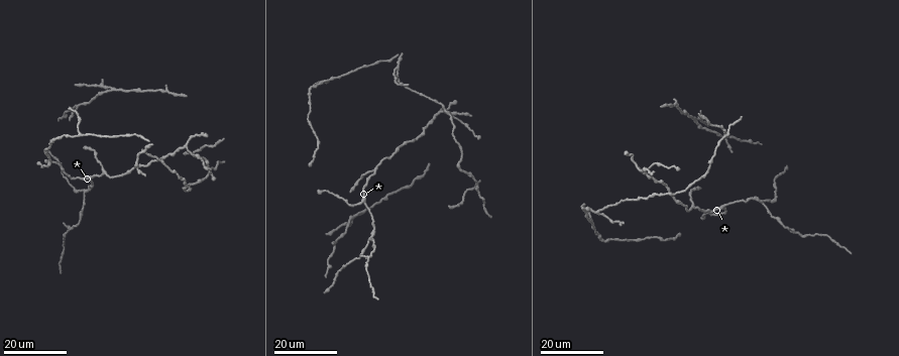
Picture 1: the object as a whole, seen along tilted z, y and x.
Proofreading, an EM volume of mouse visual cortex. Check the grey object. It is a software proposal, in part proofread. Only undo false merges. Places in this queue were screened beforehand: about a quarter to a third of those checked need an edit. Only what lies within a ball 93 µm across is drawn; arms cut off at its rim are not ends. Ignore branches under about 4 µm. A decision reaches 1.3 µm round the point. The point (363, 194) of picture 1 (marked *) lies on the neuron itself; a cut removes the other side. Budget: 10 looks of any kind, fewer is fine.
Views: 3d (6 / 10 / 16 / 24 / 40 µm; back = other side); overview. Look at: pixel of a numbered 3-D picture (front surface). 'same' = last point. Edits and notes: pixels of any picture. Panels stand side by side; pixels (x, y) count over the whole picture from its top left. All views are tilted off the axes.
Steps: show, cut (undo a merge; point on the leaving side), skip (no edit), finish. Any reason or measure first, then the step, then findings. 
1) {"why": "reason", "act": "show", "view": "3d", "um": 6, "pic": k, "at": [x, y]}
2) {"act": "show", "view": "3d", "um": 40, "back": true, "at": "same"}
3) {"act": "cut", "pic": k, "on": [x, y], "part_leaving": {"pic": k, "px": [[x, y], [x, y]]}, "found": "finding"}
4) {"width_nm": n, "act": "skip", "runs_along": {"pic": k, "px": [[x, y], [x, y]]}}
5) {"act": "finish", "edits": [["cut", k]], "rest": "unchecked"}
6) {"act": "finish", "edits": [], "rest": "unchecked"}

{"why": "three arms meet", "act": "show", "view": "3d", "um": 24, "pic": 1, "at": [78, 109]}

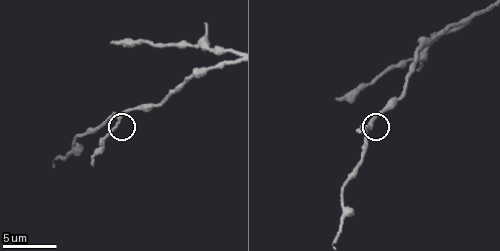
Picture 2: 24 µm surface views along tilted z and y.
{"act": "show", "view": "3d", "um": 10, "pic": 2, "at": [120, 118]}

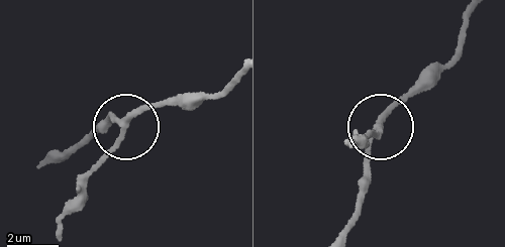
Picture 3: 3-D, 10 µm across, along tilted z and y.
{"side_arm_um": 5, "act": "skip", "found": "one neuron here"}

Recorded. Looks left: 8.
{"why": "three arms meet", "act": "show", "view": "3d", "um": 24, "pic": 1, "at": [763, 203]}

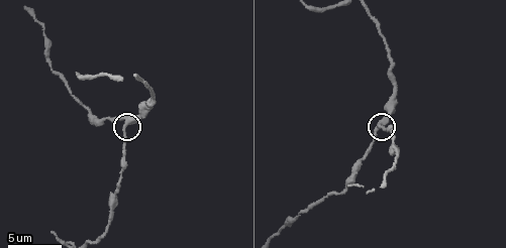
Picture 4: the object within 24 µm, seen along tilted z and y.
{"act": "show", "view": "3d", "um": 6, "pic": 4, "at": [126, 120]}

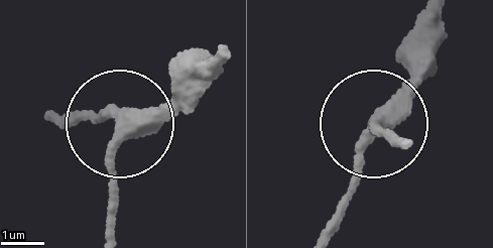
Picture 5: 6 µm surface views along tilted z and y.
{"act": "skip", "runs_along": {"pic": 5, "px": [[217, 63], [196, 97], [125, 122], [103, 227]]}, "found": "continuous, no second neuron"}

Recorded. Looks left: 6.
{"why": "three-way junction", "act": "show", "view": "3d", "um": 10, "pic": 2, "at": [461, 27]}

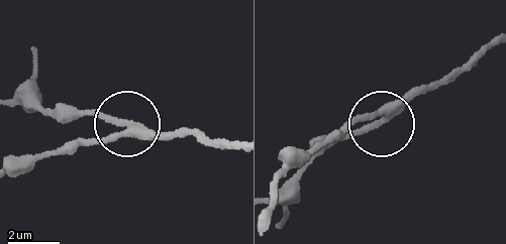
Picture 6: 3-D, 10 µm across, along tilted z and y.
{"width_nm": 270, "act": "skip", "found": "continuous, no second neuron"}

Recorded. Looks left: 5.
{"why": "side arm on a straight run", "act": "show", "view": "3d", "um": 16, "pic": 1, "at": [193, 154]}

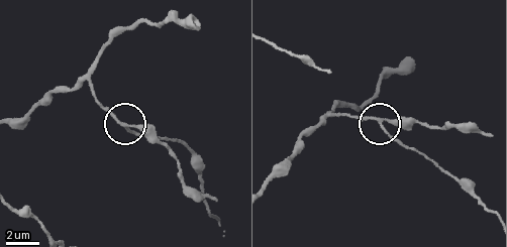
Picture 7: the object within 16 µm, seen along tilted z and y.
{"act": "show", "view": "3d", "um": 10, "pic": 7, "at": [379, 120]}

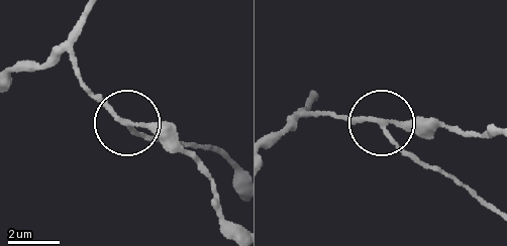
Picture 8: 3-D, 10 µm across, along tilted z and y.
{"arms": 3, "act": "skip", "runs_along": {"pic": 8, "px": [[273, 140], [312, 113], [372, 120], [433, 168]]}, "found": "one neuron here"}

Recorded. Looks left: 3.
{"why": "two arms in line, one across", "act": "show", "view": "3d", "um": 24, "pic": 1, "at": [140, 151]}

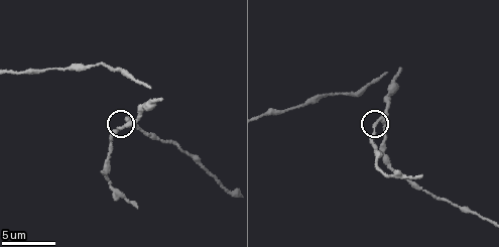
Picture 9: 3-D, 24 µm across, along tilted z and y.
{"act": "show", "view": "3d", "um": 6, "pic": 9, "at": [381, 118]}

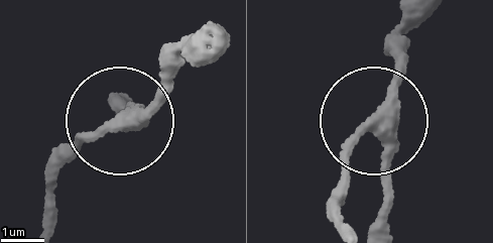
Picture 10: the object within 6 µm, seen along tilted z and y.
{"width_nm": 290, "act": "skip", "runs_along": {"pic": 10, "px": [[385, 227], [376, 129], [409, 24]]}, "found": "all the same neuron"}

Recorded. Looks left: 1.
{"act": "finish", "edits": [], "rest": "unchecked"}

